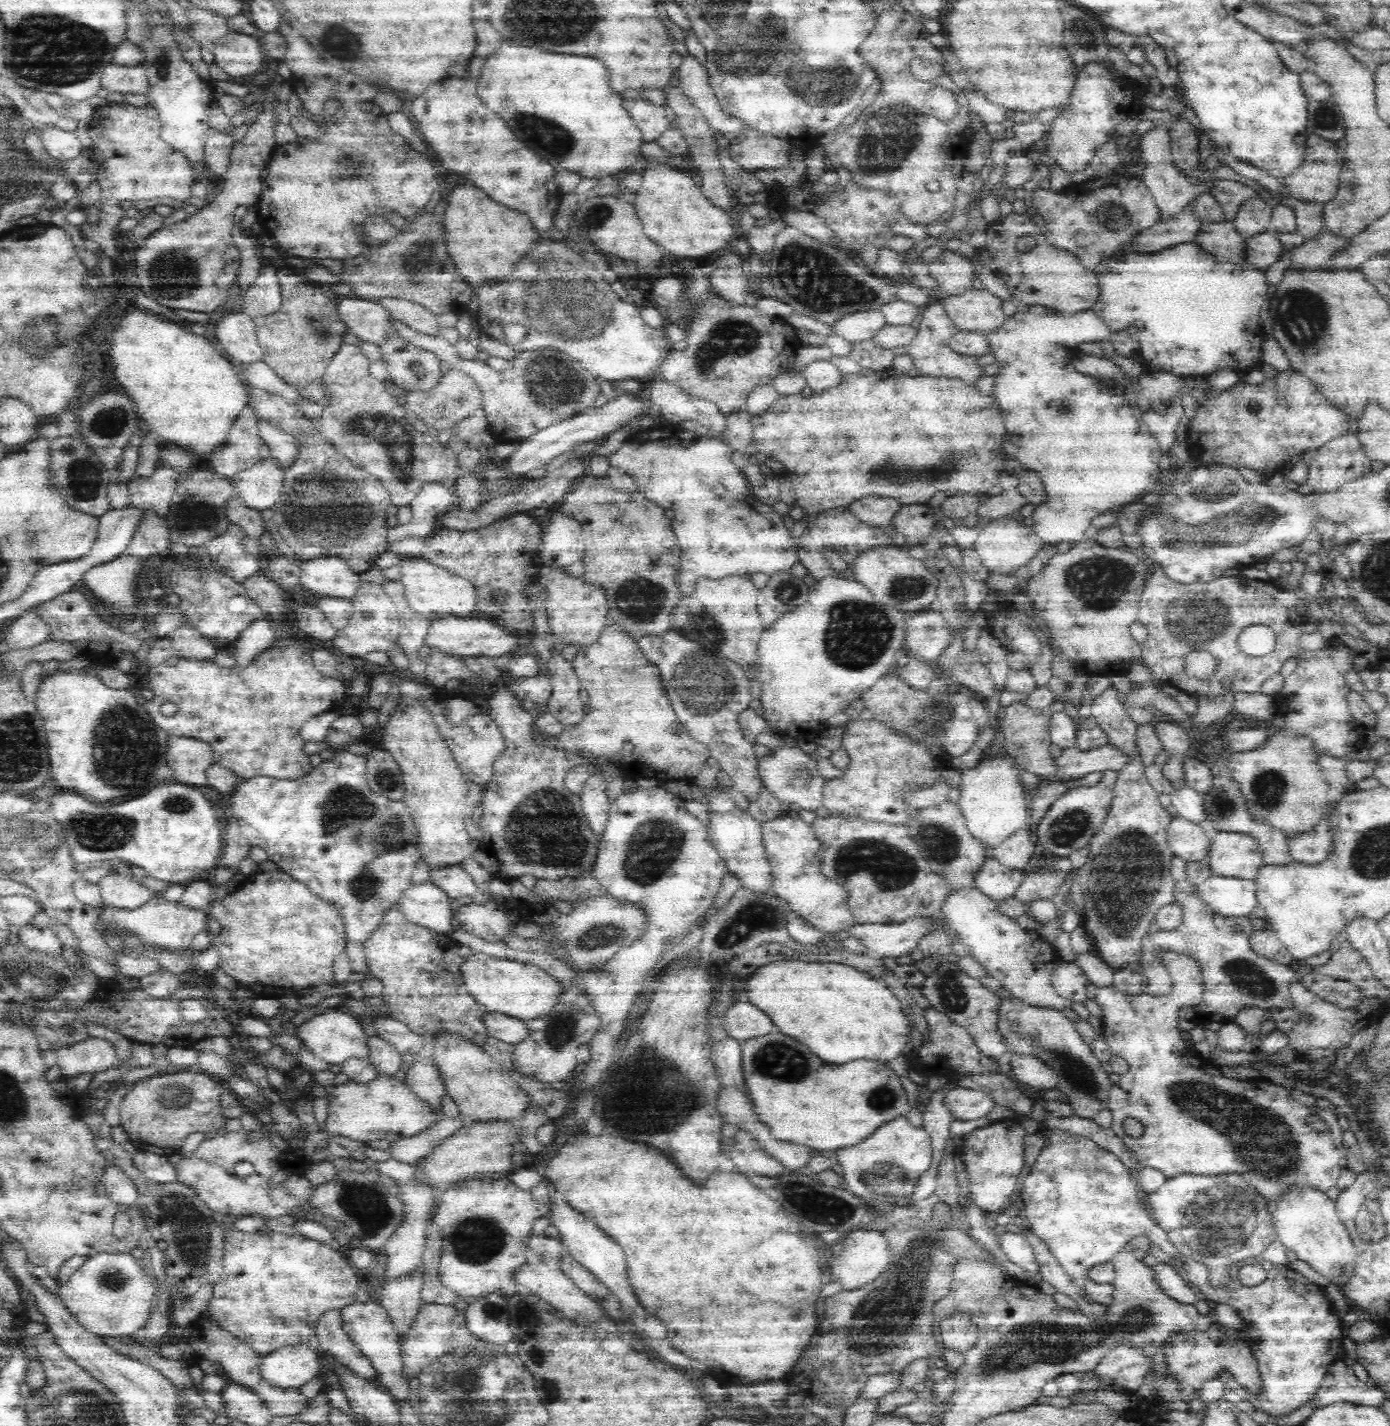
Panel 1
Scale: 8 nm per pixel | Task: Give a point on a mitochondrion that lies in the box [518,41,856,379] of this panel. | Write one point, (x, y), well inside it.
(596, 216)

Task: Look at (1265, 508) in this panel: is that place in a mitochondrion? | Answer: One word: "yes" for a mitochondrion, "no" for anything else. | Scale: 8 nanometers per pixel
yes

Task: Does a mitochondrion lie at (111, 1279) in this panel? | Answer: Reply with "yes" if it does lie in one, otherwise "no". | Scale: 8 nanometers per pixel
yes

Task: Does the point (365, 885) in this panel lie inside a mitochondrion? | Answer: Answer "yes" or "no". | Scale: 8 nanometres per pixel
yes

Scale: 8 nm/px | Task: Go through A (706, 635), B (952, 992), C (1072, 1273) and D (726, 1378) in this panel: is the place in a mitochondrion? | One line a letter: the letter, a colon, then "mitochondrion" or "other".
A: mitochondrion
B: mitochondrion
C: other
D: other

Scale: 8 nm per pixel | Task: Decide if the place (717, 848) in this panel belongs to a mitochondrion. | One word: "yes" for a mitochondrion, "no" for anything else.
no

